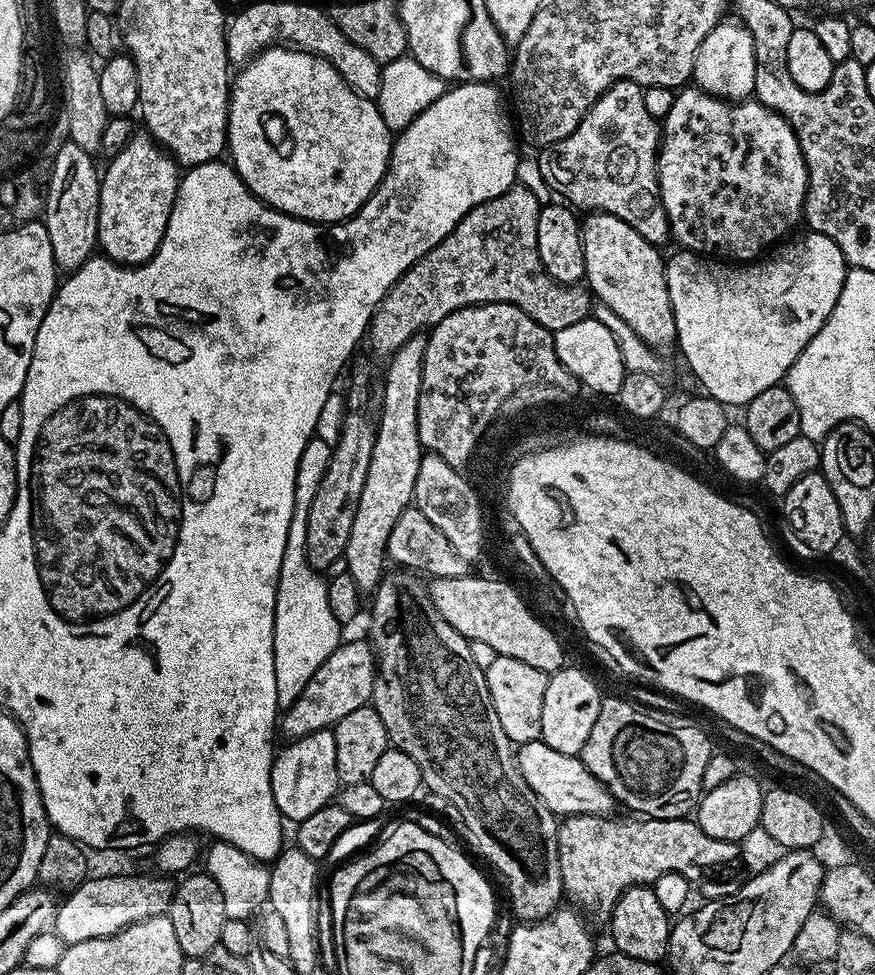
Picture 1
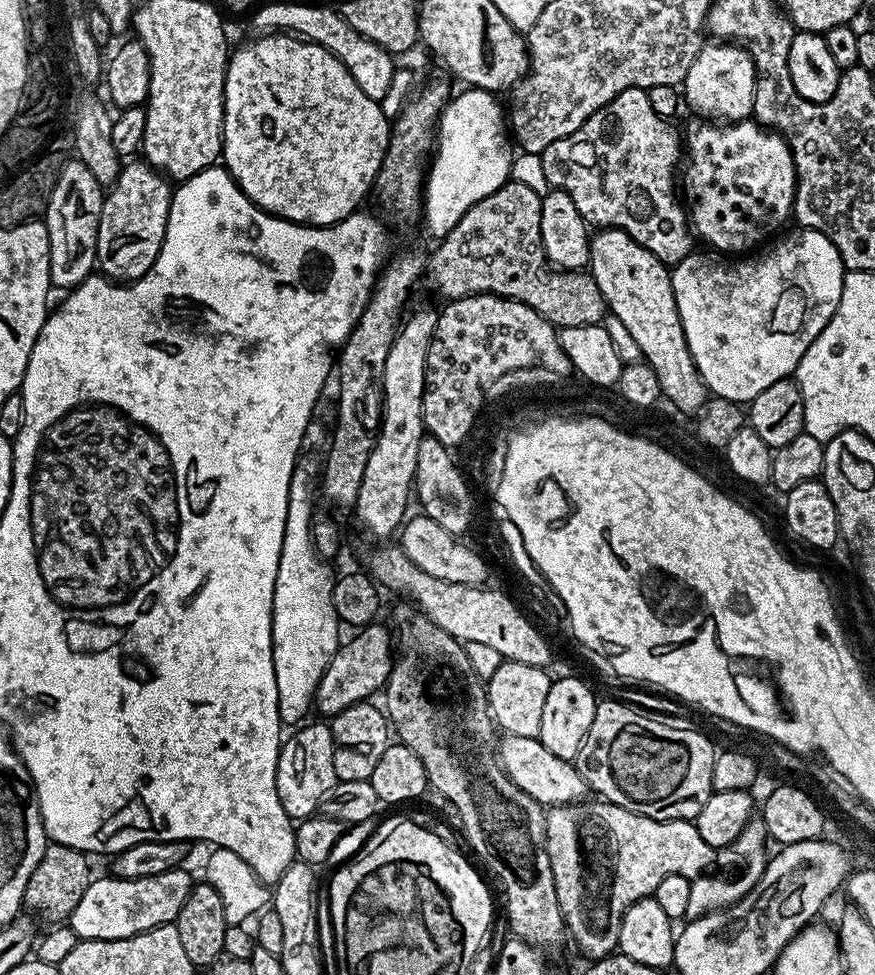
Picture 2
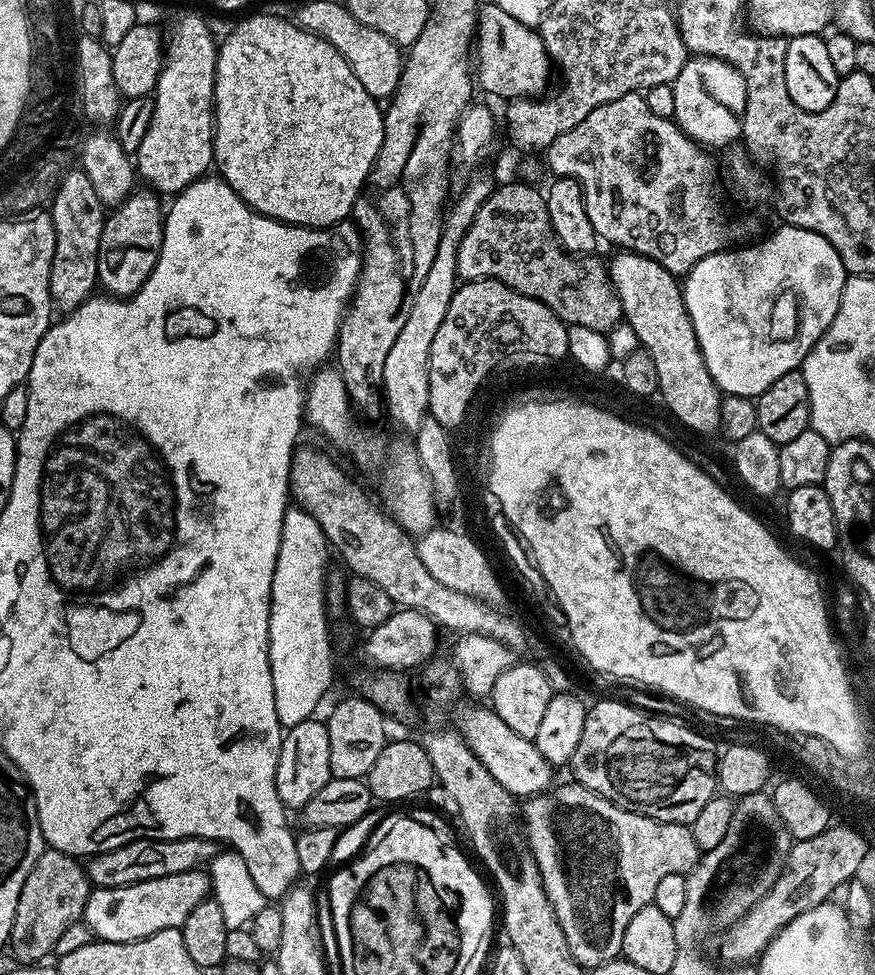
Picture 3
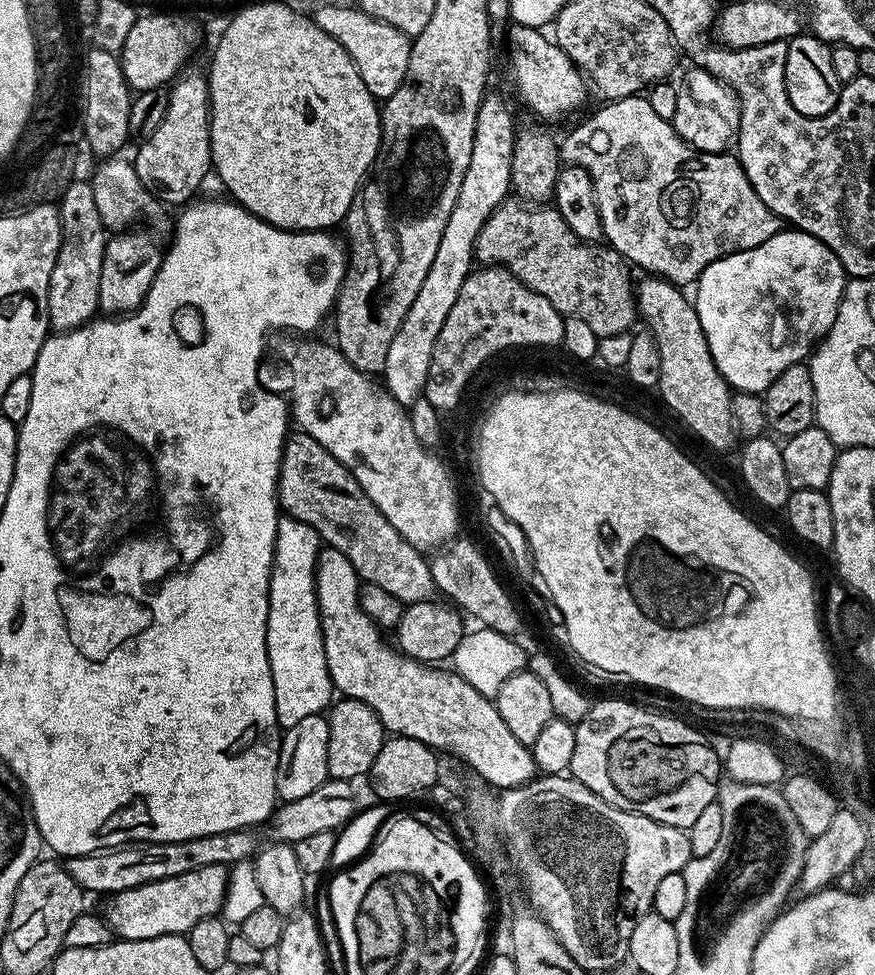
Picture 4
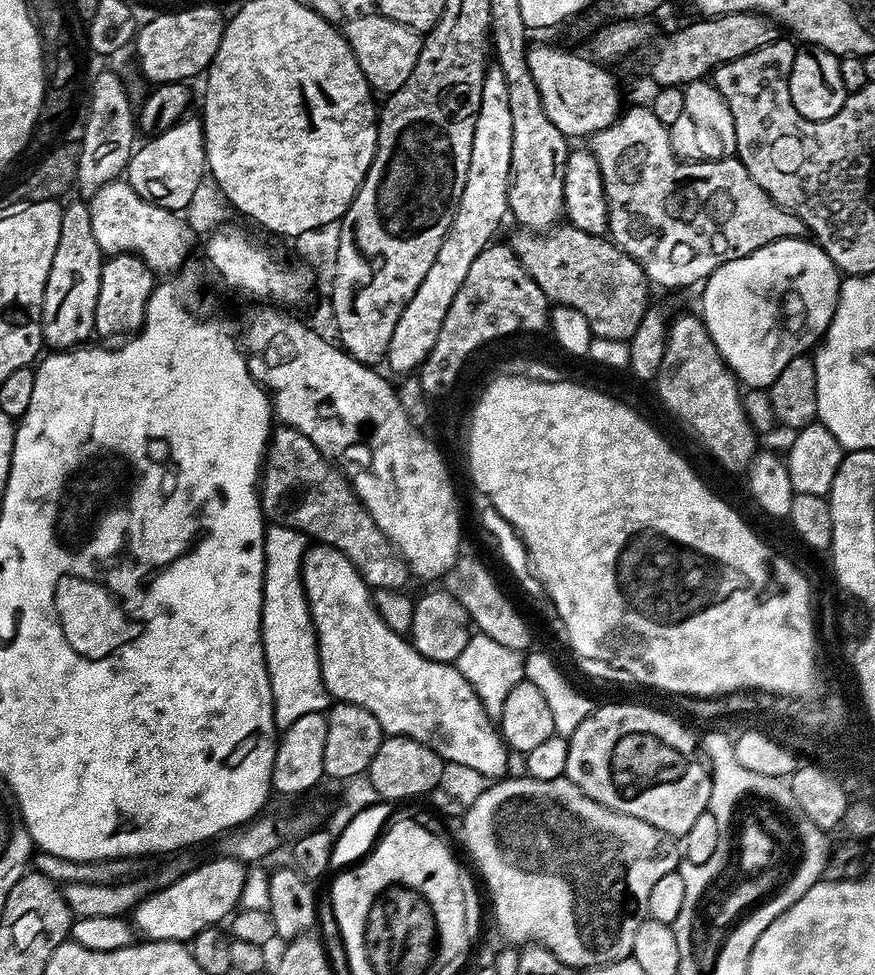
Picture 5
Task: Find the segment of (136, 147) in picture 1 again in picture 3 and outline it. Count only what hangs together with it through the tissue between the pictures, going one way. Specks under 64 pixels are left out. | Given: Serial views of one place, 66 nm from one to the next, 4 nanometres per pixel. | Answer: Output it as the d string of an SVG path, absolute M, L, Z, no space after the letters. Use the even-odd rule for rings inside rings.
M152 190L140 191L133 191L131 196L127 196L122 203L115 205L107 213L104 222L102 238L98 246L98 284L109 296L127 298L134 295L144 285L146 278L150 278L150 274L160 257L162 242L164 241L164 221L166 219L162 208L160 212L161 197Z

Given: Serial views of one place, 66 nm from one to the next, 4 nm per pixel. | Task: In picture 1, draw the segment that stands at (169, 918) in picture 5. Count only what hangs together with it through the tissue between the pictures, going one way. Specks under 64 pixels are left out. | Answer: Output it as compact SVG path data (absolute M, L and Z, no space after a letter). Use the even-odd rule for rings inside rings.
M163 875L95 876L82 881L65 895L68 896L65 900L59 901L54 917L54 931L63 938L65 945L113 936L131 924L165 915L172 905L174 884Z

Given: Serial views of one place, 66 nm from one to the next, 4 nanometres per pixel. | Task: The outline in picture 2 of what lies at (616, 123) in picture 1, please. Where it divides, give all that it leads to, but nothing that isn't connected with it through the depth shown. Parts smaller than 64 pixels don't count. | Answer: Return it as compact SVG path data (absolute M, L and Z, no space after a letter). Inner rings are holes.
M642 88L622 90L606 106L602 106L574 134L558 142L550 142L544 152L539 153L540 168L553 189L568 192L578 206L578 214L590 226L597 229L621 228L638 246L646 246L650 254L657 256L663 264L674 266L693 251L693 233L686 208L678 199L678 165L682 160L682 136L671 128L665 117L654 114L650 98Z

